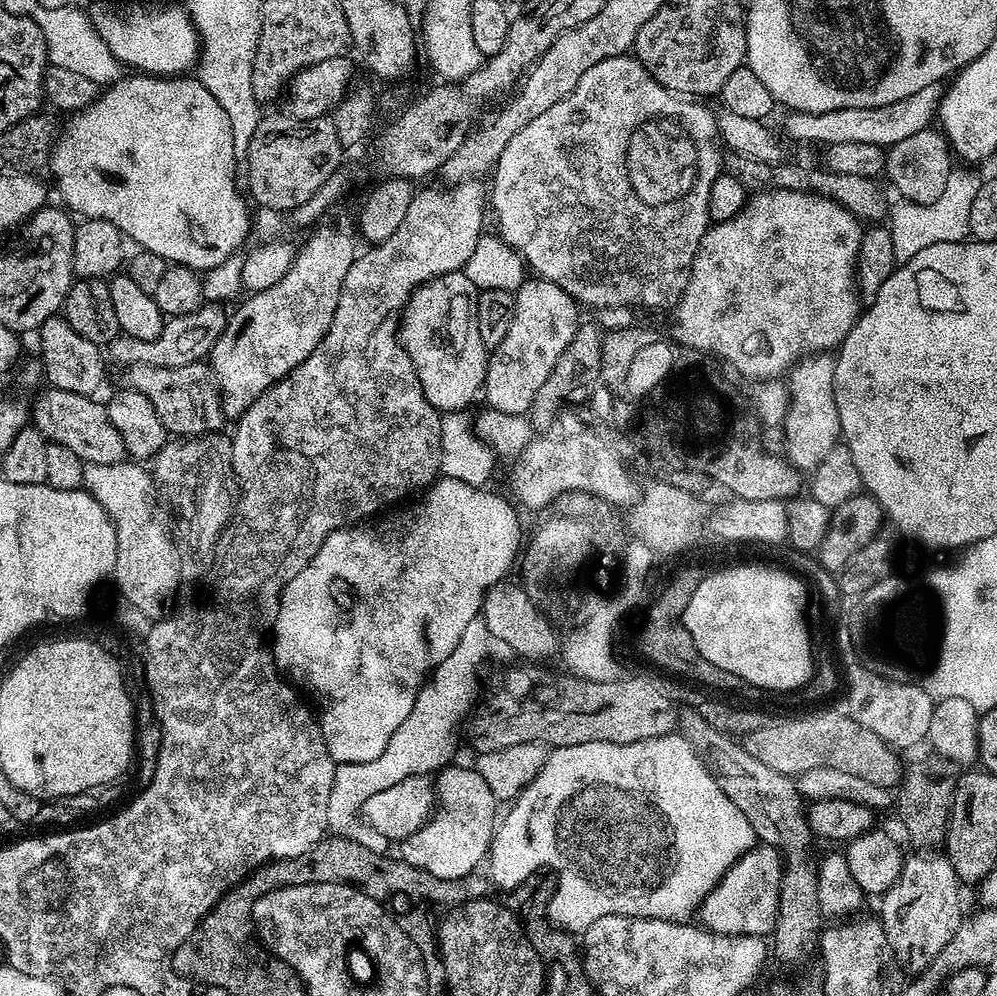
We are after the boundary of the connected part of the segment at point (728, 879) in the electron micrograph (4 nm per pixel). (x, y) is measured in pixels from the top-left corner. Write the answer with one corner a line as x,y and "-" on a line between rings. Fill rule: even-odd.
756,846
741,856
710,895
701,902
698,909
699,923
709,932
764,938
767,937
767,932
769,935
775,929
776,911
780,909
780,901
775,895
768,896
768,884
764,881
768,876
768,868
764,865
763,851
765,852
763,847

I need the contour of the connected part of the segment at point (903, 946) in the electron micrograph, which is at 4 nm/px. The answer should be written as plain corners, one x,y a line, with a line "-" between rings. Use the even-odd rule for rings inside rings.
944,854
916,855
920,856
909,855
905,859
896,884
883,893
878,913
878,919
888,936
891,955
897,956
901,966
911,974
919,974
928,969
942,946
954,938
960,924
966,919
966,911
960,905
962,881
952,861

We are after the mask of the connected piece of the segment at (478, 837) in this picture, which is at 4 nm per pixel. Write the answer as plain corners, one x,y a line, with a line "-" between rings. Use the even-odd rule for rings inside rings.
475,767
439,769
435,781
438,811
419,830
403,841
403,863
410,868
421,868
443,880
463,881
480,863
485,863
492,847
492,837
498,827
498,801
486,786
486,778

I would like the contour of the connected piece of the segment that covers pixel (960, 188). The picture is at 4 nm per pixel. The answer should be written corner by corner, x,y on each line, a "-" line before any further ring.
954,168
946,181
946,188
936,202
920,205
898,200
893,203
888,218
888,229
897,263
904,263
938,241
963,241
970,233
970,207
973,206
980,180
972,173

